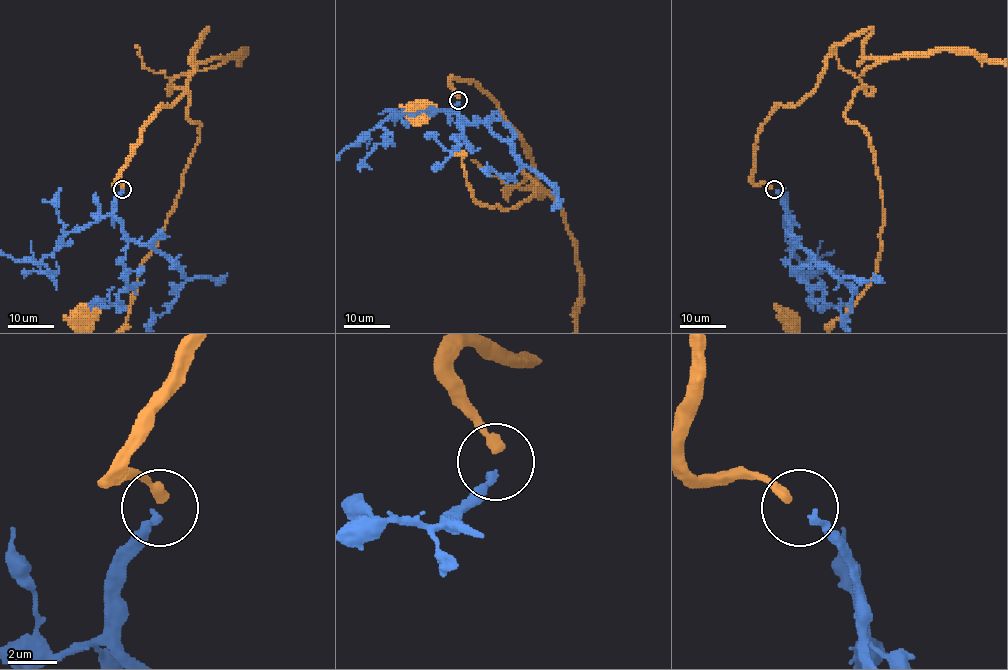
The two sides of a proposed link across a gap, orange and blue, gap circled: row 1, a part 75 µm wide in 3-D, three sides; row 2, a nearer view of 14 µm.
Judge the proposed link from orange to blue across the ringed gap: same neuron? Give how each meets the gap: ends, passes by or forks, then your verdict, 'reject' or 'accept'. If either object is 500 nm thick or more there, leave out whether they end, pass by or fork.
orange ends | blue ends | accept

